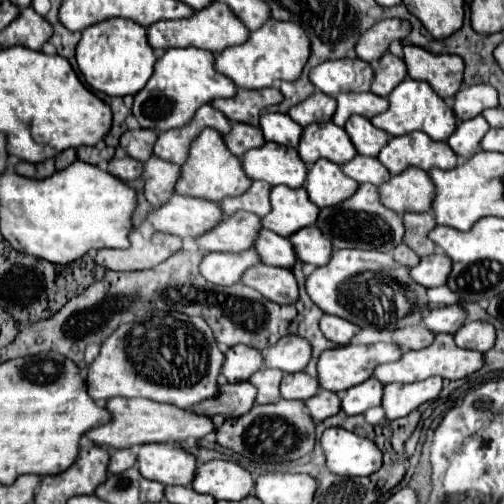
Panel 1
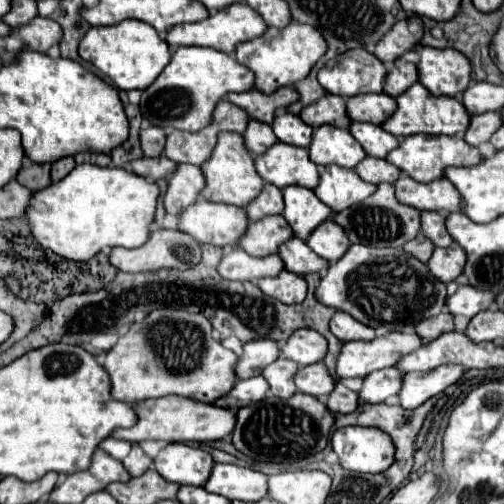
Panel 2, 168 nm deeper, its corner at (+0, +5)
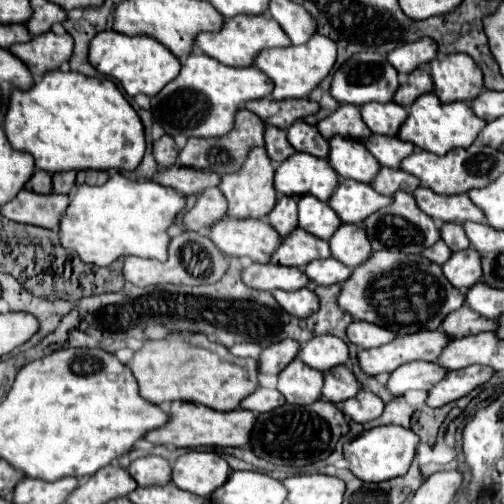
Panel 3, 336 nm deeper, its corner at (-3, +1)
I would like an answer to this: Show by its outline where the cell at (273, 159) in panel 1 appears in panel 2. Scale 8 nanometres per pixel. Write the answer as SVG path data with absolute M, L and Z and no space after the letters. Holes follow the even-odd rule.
M277 143L269 147L265 155L259 155L255 159L255 167L263 181L279 189L289 185L315 189L319 183L317 165L309 159L307 149L289 147L287 143Z

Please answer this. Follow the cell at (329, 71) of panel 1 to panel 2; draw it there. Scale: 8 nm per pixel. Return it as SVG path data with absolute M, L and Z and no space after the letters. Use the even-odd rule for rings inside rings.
M351 49L329 61L319 71L319 83L327 93L353 97L361 93L381 93L387 77L385 65L365 49Z

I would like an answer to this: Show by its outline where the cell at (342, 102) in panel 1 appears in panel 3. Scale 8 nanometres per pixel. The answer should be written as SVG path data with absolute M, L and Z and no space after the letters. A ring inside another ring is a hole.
M394 101L390 103L366 103L360 107L362 119L372 133L396 135L400 123L408 117L406 109Z

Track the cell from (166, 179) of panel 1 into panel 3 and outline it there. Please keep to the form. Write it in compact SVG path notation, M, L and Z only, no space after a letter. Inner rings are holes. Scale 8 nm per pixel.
M218 187L204 189L196 195L196 203L182 215L182 223L188 231L200 231L226 215L226 199Z

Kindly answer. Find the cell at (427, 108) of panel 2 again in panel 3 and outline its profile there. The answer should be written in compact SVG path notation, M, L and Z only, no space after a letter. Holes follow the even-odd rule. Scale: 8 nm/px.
M424 93L410 105L408 117L402 123L398 137L414 143L416 147L420 147L424 151L430 151L436 155L446 155L450 149L470 147L476 141L476 135L480 133L480 129L484 125L486 125L484 119L476 117L466 101L440 103L440 99L434 93Z

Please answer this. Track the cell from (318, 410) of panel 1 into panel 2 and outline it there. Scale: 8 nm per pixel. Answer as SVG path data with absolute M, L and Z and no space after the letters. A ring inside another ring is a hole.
M337 383L333 393L325 399L325 405L333 413L353 413L359 407L359 397L355 391L347 389L343 383Z

